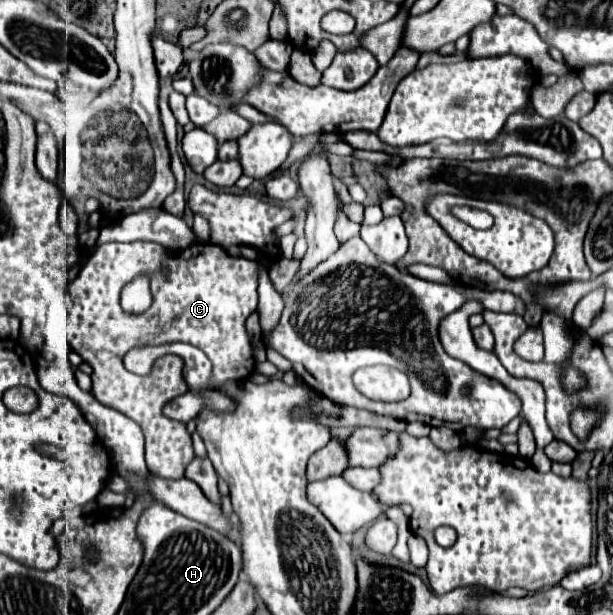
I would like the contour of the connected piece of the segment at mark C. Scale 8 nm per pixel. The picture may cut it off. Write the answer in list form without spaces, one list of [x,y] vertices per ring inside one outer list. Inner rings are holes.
[[[107,242],[97,248],[97,252],[89,258],[89,262],[81,268],[75,282],[69,284],[69,320],[75,326],[77,334],[81,334],[81,344],[75,348],[77,354],[93,366],[93,396],[121,414],[135,420],[143,434],[145,434],[145,460],[151,474],[161,478],[183,478],[185,468],[193,460],[193,444],[191,436],[185,430],[183,422],[165,418],[161,408],[171,398],[185,394],[185,382],[149,382],[147,376],[137,376],[125,370],[123,356],[135,346],[155,346],[167,342],[187,342],[203,352],[207,352],[209,360],[213,362],[213,382],[223,384],[227,380],[245,380],[255,366],[251,342],[245,330],[245,320],[249,314],[257,310],[257,278],[259,278],[259,264],[257,260],[245,258],[231,258],[223,248],[209,244],[209,242],[195,242],[195,246],[177,252],[171,256],[163,250],[157,242]],[[163,262],[169,266],[169,274],[163,276]],[[137,274],[151,274],[151,294],[153,304],[143,314],[129,314],[119,306],[119,294],[123,286],[133,280]]]

